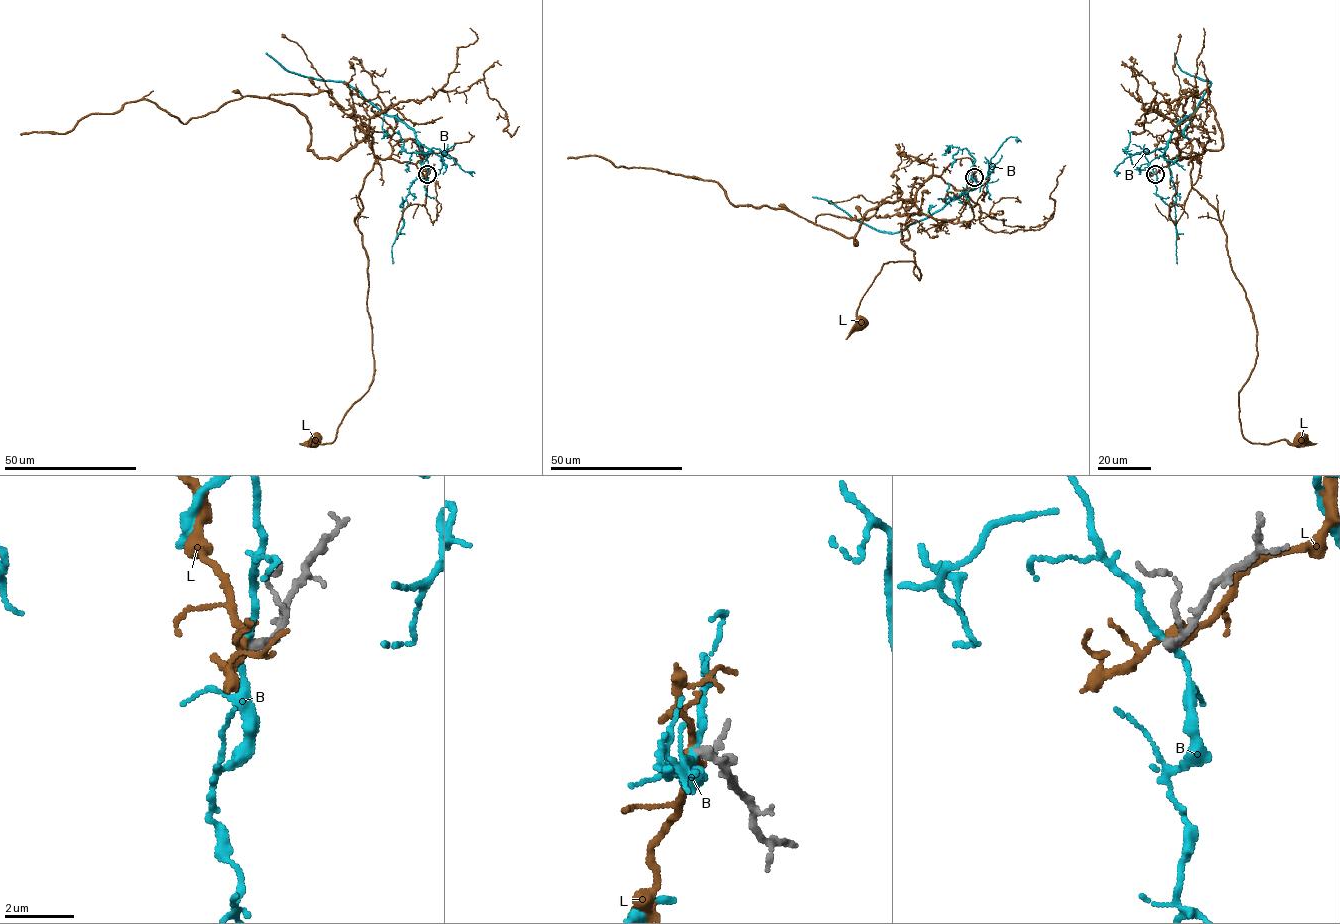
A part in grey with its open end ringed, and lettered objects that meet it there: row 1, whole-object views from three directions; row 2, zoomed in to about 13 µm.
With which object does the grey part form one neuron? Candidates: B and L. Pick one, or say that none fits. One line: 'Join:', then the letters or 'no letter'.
Join: no letter

